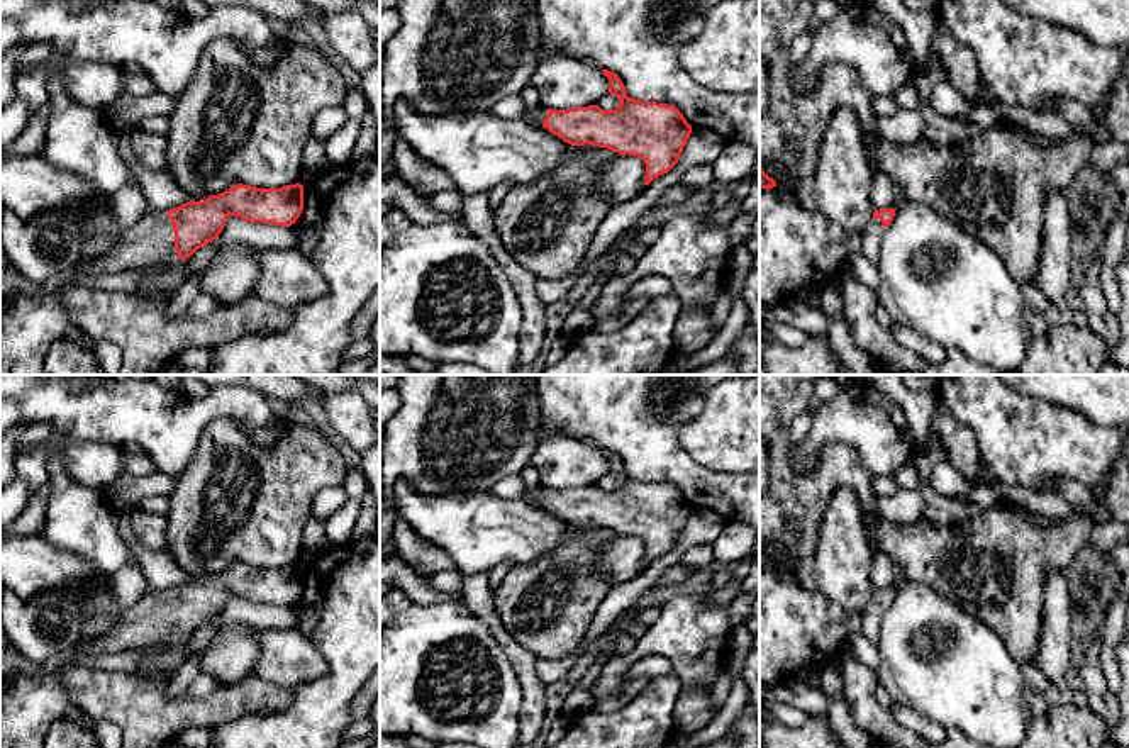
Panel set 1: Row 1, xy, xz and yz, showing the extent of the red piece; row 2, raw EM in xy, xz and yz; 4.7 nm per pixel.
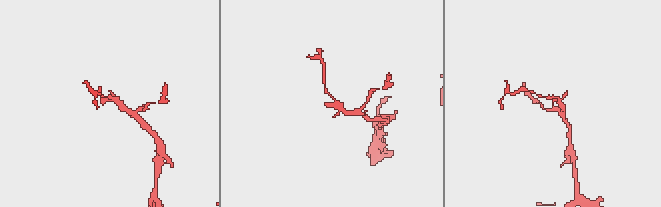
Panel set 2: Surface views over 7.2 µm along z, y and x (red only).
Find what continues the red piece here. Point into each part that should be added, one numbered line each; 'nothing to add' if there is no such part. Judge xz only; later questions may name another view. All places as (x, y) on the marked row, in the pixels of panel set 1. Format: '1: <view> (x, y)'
1: xz (536, 116)

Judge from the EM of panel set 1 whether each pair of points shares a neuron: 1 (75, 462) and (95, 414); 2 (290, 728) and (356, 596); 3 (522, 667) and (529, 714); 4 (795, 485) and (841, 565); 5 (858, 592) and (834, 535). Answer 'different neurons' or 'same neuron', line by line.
1: different neurons
2: same neuron
3: same neuron
4: different neurons
5: same neuron

